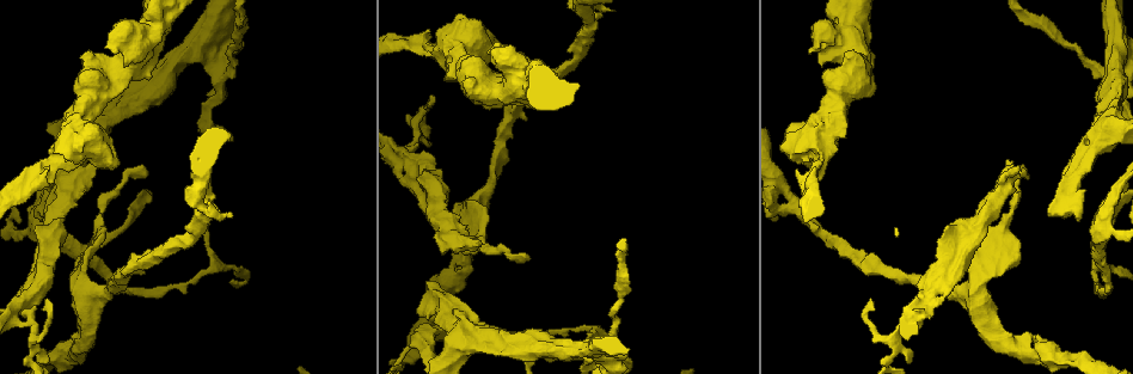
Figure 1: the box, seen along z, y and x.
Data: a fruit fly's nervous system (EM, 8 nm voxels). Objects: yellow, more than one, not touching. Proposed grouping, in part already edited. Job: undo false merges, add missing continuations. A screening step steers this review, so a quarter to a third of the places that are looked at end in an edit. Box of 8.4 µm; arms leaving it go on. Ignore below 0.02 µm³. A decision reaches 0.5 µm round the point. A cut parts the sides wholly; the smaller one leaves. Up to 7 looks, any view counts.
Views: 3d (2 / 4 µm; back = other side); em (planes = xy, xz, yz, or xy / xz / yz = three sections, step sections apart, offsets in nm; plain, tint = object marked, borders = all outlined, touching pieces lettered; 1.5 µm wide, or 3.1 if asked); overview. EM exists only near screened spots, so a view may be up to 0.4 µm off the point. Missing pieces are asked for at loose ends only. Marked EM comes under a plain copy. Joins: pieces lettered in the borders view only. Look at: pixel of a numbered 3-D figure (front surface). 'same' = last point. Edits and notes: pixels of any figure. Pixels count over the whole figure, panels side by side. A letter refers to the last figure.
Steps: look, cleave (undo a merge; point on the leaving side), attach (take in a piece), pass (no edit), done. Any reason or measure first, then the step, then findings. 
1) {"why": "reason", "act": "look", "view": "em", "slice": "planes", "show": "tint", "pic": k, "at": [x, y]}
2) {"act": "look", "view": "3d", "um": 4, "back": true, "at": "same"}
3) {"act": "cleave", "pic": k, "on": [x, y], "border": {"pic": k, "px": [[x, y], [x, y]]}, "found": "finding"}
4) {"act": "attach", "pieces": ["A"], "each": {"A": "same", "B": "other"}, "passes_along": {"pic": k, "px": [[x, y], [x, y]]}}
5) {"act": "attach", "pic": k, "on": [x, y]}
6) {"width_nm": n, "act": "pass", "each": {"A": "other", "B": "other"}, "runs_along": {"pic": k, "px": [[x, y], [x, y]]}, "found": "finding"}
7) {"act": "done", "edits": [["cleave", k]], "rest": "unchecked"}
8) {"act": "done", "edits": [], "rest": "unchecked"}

{"why": "touches itself", "act": "look", "view": "em", "slice": "yz", "step": 4, "show": "tint", "pic": 1, "at": [479, 212]}

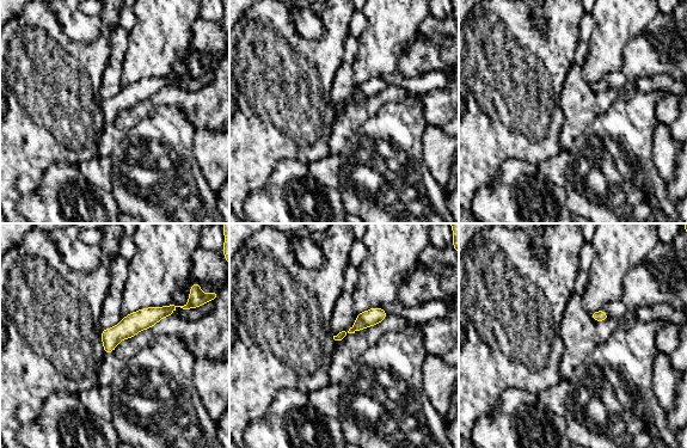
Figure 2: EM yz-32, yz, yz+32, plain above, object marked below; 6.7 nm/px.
{"act": "look", "view": "em", "slice": "planes", "show": "borders", "at": "same"}

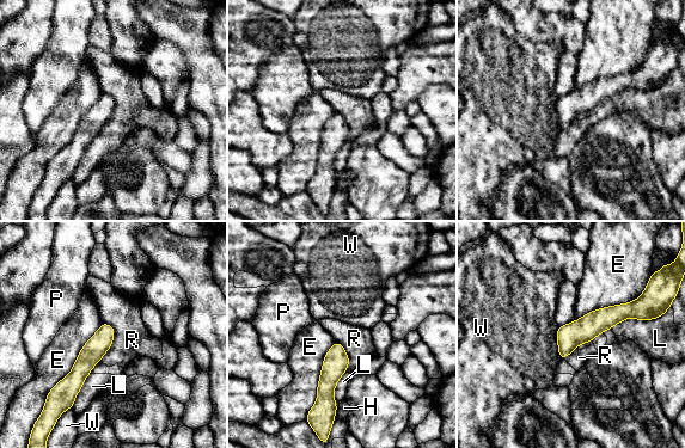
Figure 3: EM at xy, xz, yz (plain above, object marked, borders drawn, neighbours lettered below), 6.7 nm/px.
{"longest_contact_nm": ["E", 800], "act": "pass", "each": {"E": "other", "H": "other", "L": "other", "P": "other", "R": "other", "W": "other"}, "border": {"pic": 3, "px": [[103, 323], [49, 391], [37, 418]]}, "found": "all the same neuron"}

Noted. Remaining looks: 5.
{"why": "an open end", "act": "look", "view": "3d", "um": 2, "pic": 1, "at": [45, 210]}

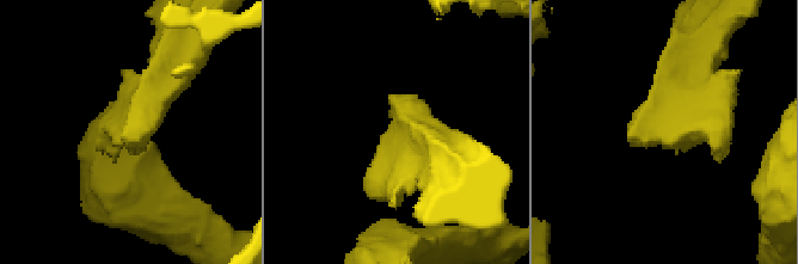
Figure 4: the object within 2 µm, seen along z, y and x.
{"why": "need the tissue", "act": "look", "view": "em", "slice": "xy", "step": 4, "show": "tint", "pic": 4, "at": [631, 139]}

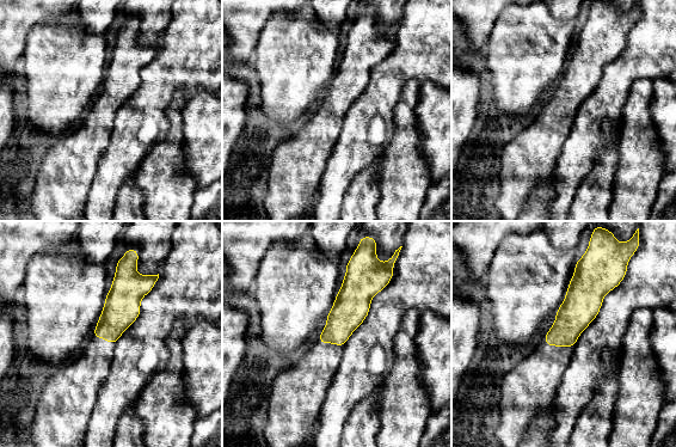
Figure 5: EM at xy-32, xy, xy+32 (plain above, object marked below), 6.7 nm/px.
{"act": "look", "view": "em", "slice": "xy", "step": 4, "show": "borders", "at": "same"}

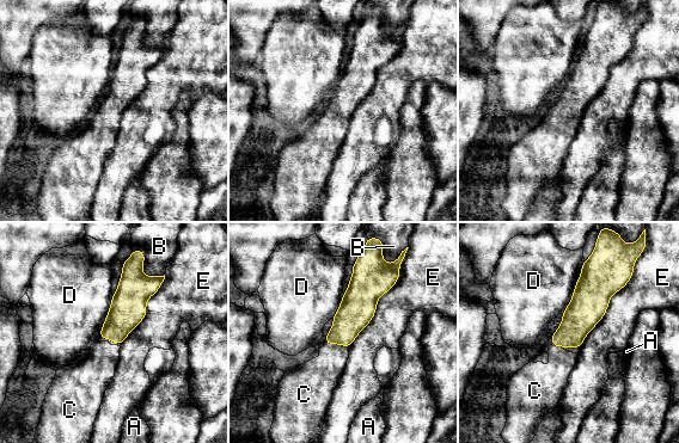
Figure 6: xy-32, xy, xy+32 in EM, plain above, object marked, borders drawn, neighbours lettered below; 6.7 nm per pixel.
{"longest_contact_nm": ["E", 550], "act": "attach", "pieces": ["C"], "each": {"A": "other", "B": "other", "C": "same", "D": "other", "E": "other"}, "passes_along": {"pic": 6, "px": [[355, 312], [336, 343], [320, 375]]}, "found": "it goes on there"}

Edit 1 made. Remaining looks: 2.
{"act": "look", "view": "overview"}

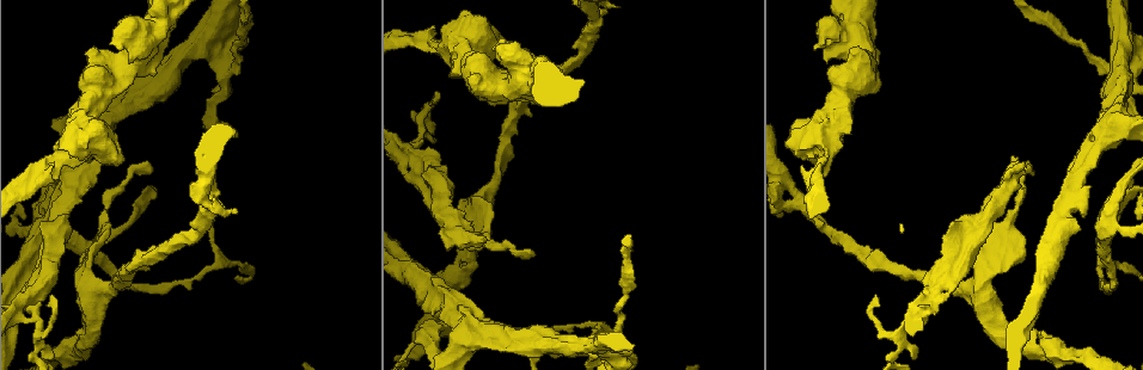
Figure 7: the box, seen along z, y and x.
{"why": "four or more arms meet", "act": "look", "view": "em", "slice": "planes", "show": "borders", "pic": 7, "at": [473, 45]}

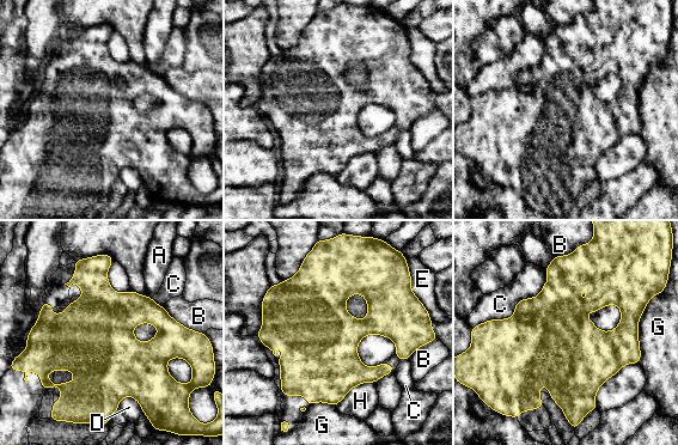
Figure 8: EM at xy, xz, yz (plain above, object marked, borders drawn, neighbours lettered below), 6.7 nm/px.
{"width_nm": 360, "act": "pass", "each": {"A": "other", "B": "other", "C": "other", "D": "other", "E": "other", "G": "other", "H": "other"}, "border": {"pic": 8, "px": [[164, 308], [184, 325], [205, 334]]}, "found": "one neuron here"}

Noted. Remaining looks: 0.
{"act": "done", "edits": [["attach", 6]], "rest": "unchecked"}

